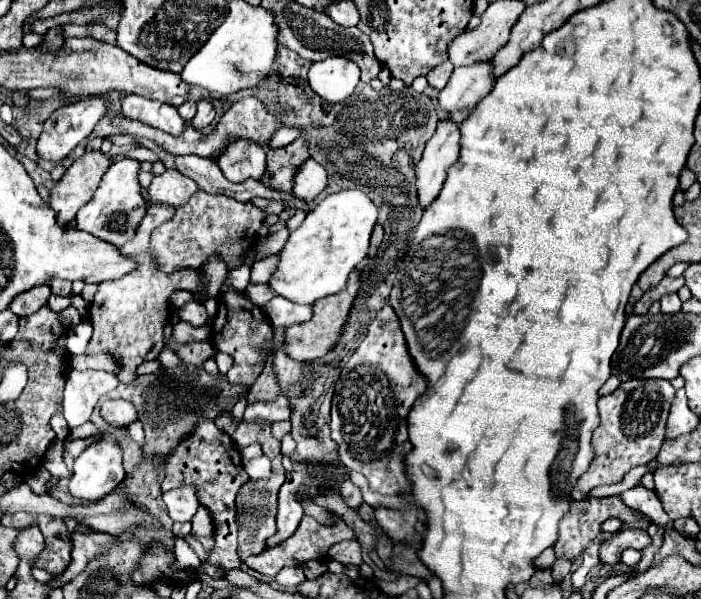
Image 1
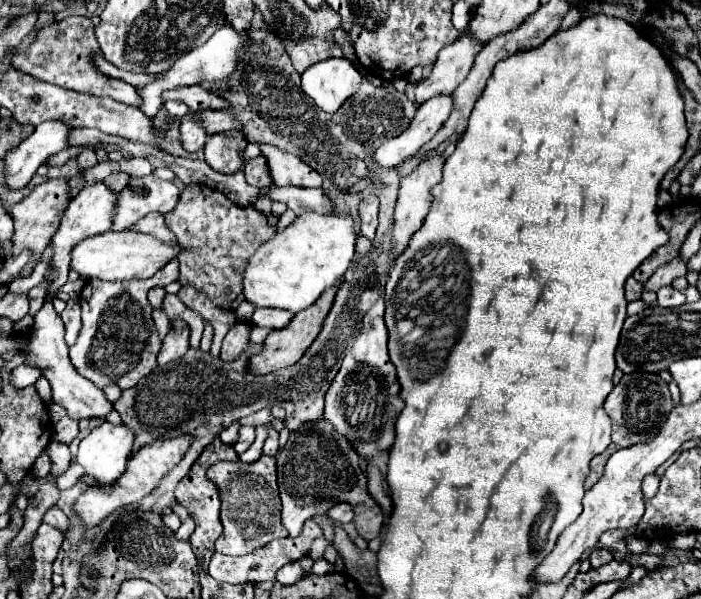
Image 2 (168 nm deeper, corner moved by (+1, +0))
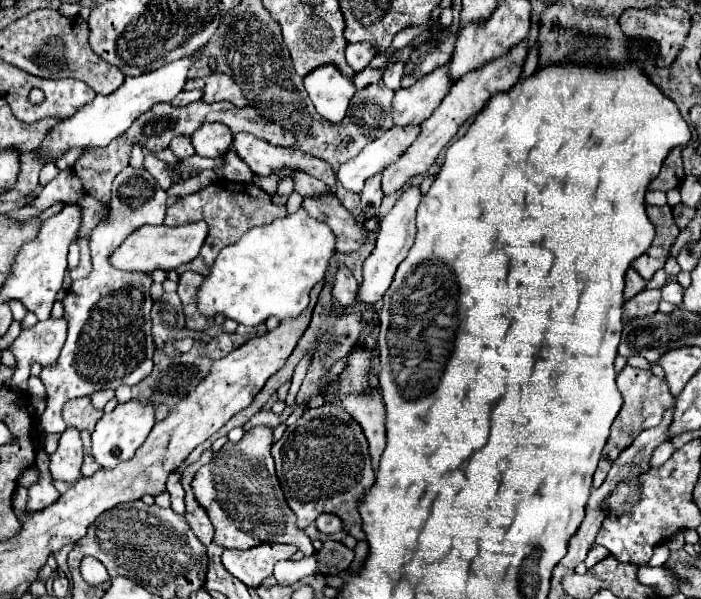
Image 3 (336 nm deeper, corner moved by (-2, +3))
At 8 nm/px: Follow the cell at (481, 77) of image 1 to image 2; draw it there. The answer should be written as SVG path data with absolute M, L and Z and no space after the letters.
M437 97L437 101L419 105L409 127L401 135L387 139L381 147L377 147L377 151L373 153L375 165L381 169L389 169L411 157L415 149L425 145L445 123L445 117L449 117L449 109L453 109L453 105L449 105L449 97Z

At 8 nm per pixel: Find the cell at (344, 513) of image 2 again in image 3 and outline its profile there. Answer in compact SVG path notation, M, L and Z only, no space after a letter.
M320 514L316 520L316 526L320 532L326 532L326 534L334 534L344 528L340 522L340 516L336 516L336 514Z

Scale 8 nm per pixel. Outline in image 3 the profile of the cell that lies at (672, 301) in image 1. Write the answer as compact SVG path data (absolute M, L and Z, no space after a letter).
M668 280L666 286L662 288L662 300L670 302L674 306L680 306L682 298L684 298L684 288L676 280Z

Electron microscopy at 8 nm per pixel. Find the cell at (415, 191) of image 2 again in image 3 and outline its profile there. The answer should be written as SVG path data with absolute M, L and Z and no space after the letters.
M408 186L400 198L396 200L396 204L392 206L392 210L388 212L388 216L384 216L384 220L380 222L380 232L378 232L378 240L376 240L376 248L372 250L372 254L368 256L368 260L364 262L364 282L360 284L360 298L368 304L374 304L378 300L382 300L384 292L388 290L394 272L398 268L398 264L404 260L404 256L408 254L408 250L412 248L412 242L416 238L416 208L422 200L422 192L420 186Z

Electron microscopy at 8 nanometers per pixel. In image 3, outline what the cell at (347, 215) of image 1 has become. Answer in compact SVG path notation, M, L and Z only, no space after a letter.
M300 208L296 214L248 230L236 244L226 246L200 288L198 308L204 316L222 312L226 318L246 326L262 324L270 316L280 320L296 318L306 310L314 284L324 280L334 254L336 234L332 228L306 216Z

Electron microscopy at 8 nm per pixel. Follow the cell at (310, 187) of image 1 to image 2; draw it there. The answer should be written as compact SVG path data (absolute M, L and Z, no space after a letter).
M259 143L261 155L267 161L269 173L273 177L273 183L279 187L285 185L295 185L295 187L321 187L323 179L321 175L311 169L309 165L305 165L299 157L285 153L281 149L277 149L275 145L267 145L267 143Z

